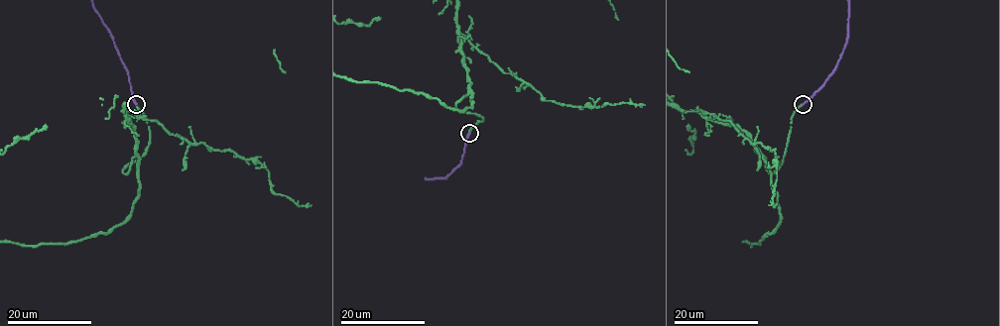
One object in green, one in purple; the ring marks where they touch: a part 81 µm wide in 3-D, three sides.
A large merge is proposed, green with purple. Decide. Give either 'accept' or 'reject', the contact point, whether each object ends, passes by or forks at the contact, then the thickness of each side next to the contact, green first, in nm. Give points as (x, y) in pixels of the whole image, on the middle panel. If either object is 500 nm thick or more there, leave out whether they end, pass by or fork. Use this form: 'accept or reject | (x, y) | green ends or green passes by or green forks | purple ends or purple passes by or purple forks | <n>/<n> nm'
reject | (469, 133) | green ends | purple ends | 240/190 nm

